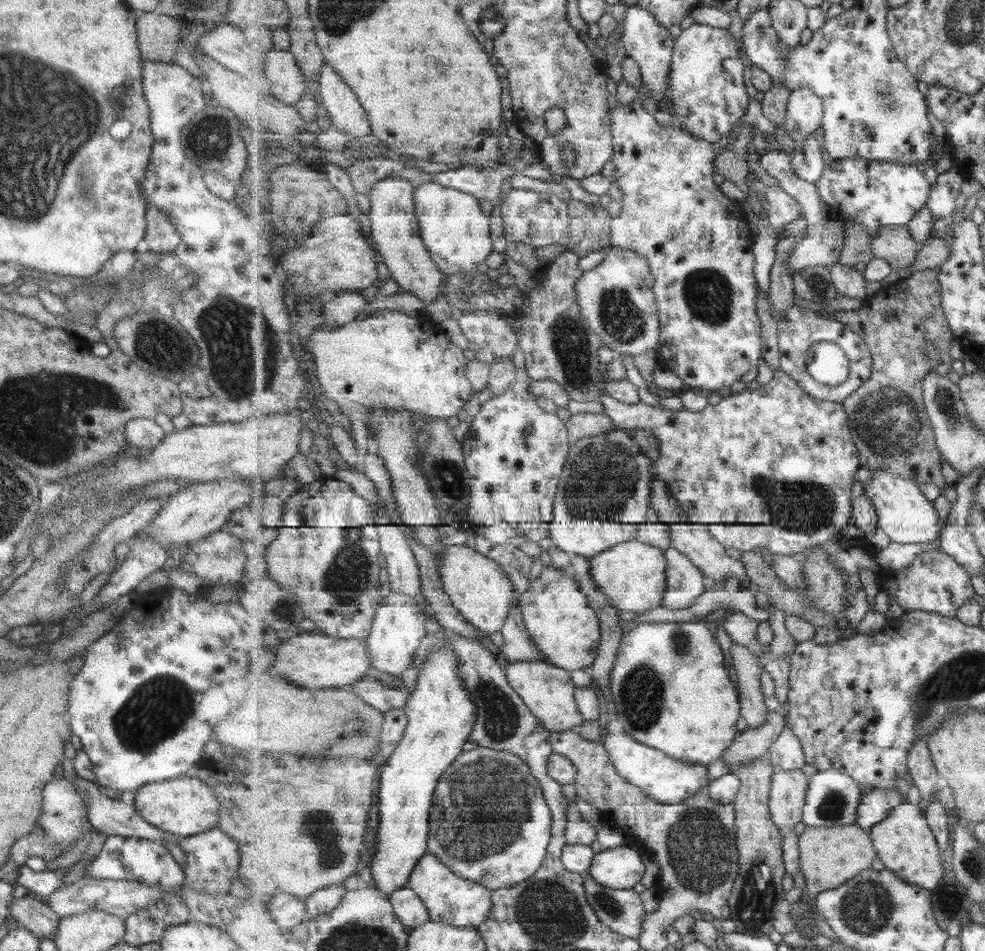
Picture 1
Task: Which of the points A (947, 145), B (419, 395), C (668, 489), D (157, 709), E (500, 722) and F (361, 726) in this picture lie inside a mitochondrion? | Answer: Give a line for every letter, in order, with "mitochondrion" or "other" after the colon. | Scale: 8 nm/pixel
A: other
B: other
C: other
D: mitochondrion
E: mitochondrion
F: mitochondrion

